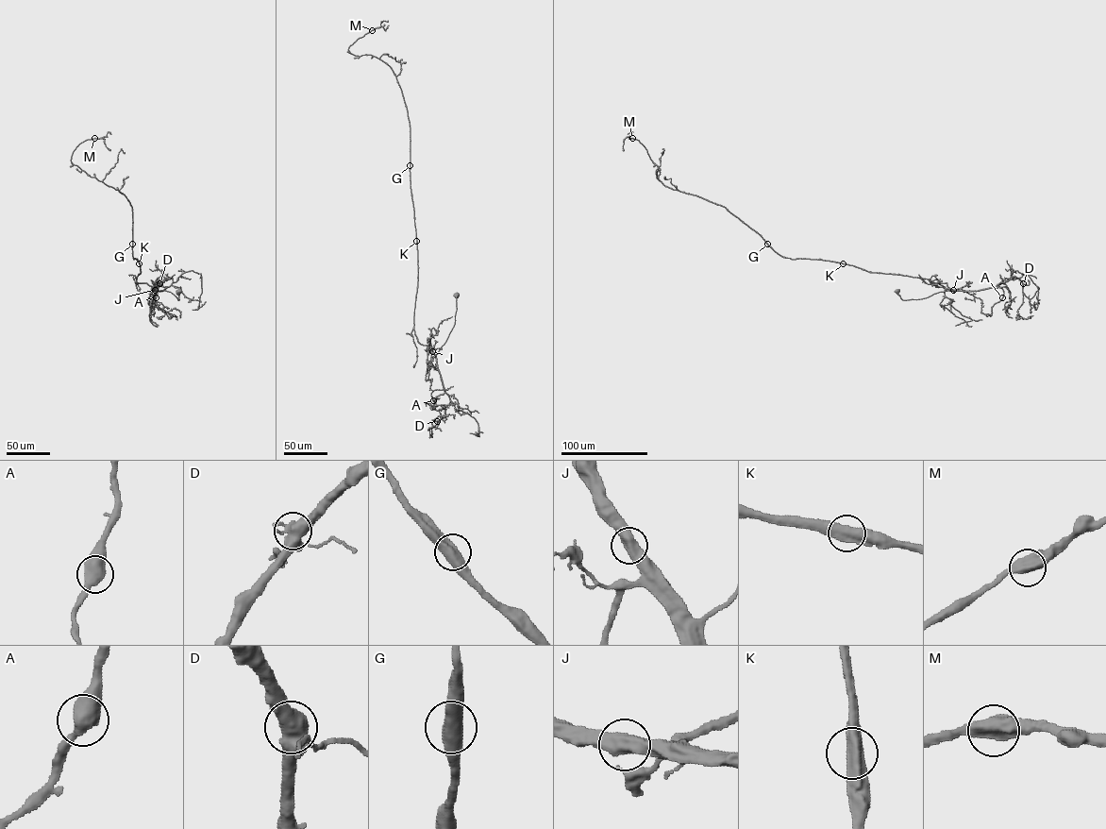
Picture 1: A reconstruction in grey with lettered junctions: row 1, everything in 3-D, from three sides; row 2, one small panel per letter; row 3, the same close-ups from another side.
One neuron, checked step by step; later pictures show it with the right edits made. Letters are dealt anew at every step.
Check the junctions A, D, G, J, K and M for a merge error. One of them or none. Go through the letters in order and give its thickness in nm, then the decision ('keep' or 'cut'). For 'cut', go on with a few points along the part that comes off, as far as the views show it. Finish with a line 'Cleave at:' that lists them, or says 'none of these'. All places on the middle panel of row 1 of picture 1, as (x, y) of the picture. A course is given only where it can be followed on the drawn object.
A: 600 nm thick; keep
D: 550 nm thick; keep
G: 550 nm thick; keep
J: 600 nm thick; keep
K: 550 nm thick; keep
M: 650 nm thick; keep
Cleave at: none of these

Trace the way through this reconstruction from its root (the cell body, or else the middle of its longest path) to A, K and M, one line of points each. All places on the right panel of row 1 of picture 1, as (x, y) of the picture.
A: (897, 291), (903, 300), (917, 299), (949, 290), (975, 291), (997, 285), (1002, 289), (1002, 297)
K: (897, 291), (902, 299), (908, 300), (957, 290), (950, 289), (946, 283), (869, 272), (843, 263)
M: (897, 291), (908, 300), (957, 290), (926, 279), (783, 258), (725, 207), (665, 186), (645, 147), (632, 138)

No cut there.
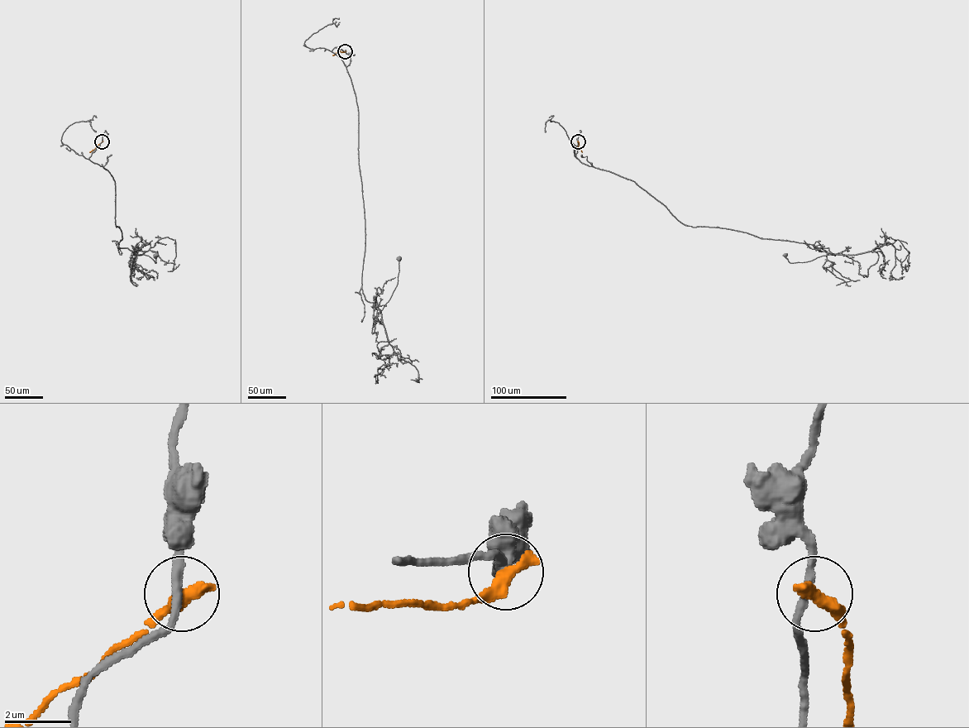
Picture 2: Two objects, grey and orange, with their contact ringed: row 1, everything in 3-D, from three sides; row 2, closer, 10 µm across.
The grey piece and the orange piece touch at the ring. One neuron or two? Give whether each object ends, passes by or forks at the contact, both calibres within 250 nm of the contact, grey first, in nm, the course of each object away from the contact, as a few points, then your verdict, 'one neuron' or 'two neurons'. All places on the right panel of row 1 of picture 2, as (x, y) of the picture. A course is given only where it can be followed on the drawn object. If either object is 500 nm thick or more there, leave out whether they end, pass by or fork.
240/500 nm | grey via (578, 141), (574, 152), (582, 163), (634, 181), (684, 224), (811, 244), (837, 254), (789, 263), (785, 255) | orange via (578, 141), (578, 148), (582, 152) | two neurons

